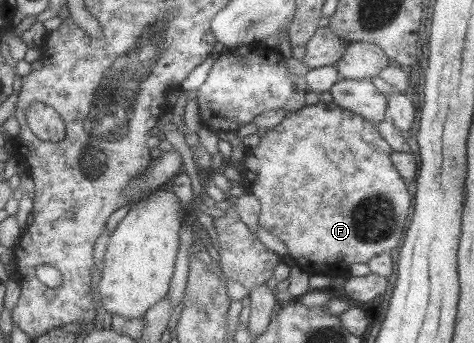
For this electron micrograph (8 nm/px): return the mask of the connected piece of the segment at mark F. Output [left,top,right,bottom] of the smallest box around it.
[243,101,412,277]

